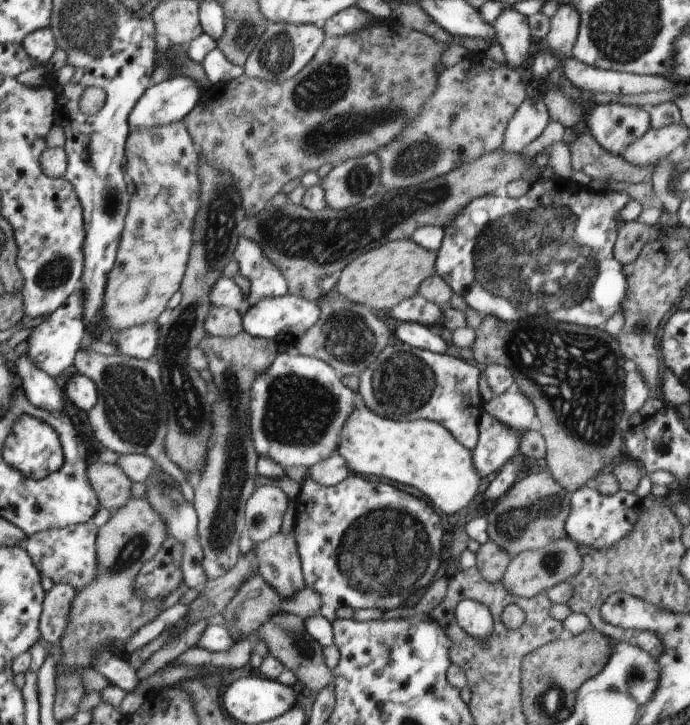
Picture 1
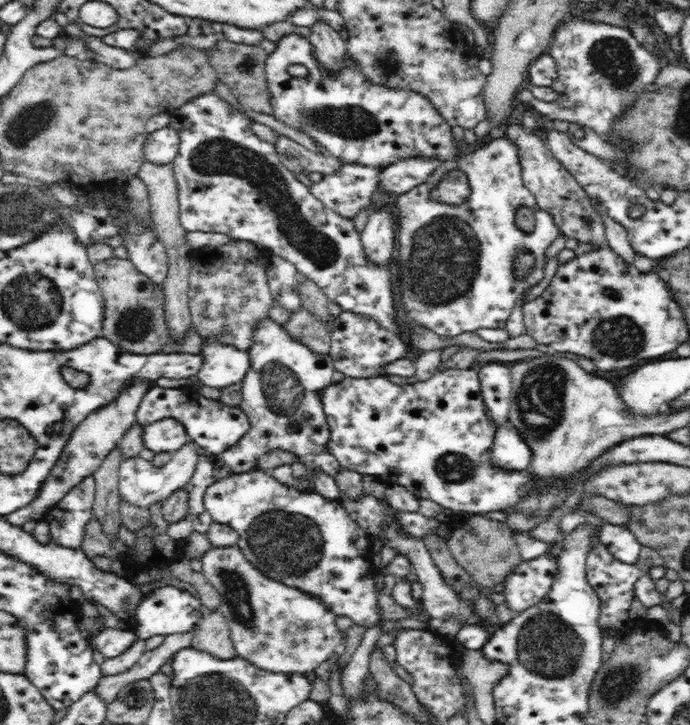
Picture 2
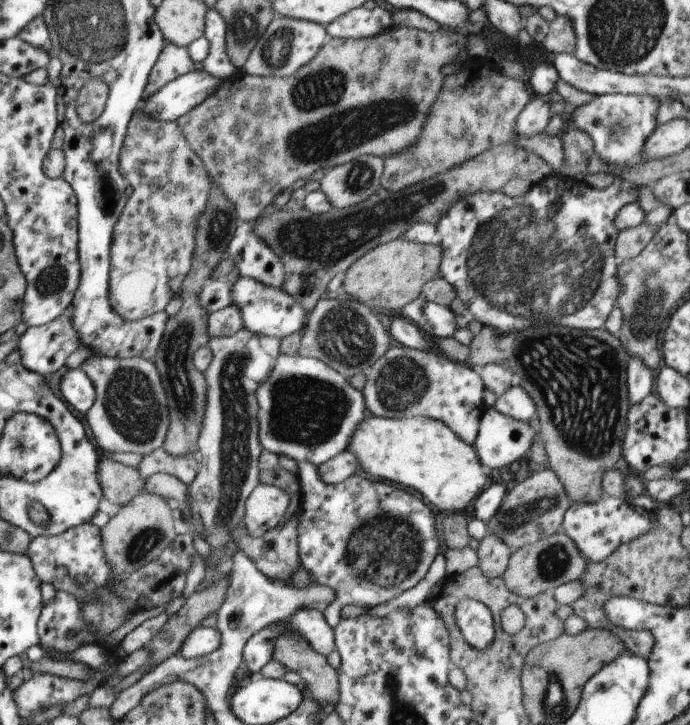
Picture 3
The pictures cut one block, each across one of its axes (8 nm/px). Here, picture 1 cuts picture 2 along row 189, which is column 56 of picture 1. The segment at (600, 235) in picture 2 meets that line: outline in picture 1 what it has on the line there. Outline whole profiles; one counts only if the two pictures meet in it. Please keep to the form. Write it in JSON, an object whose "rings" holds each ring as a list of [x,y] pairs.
{"rings":[[[94,522],[80,523],[66,528],[52,528],[26,537],[22,547],[31,555],[32,562],[39,569],[39,573],[50,578],[53,584],[67,584],[75,591],[82,590],[96,578],[99,569],[99,556],[96,541],[99,527]]]}

